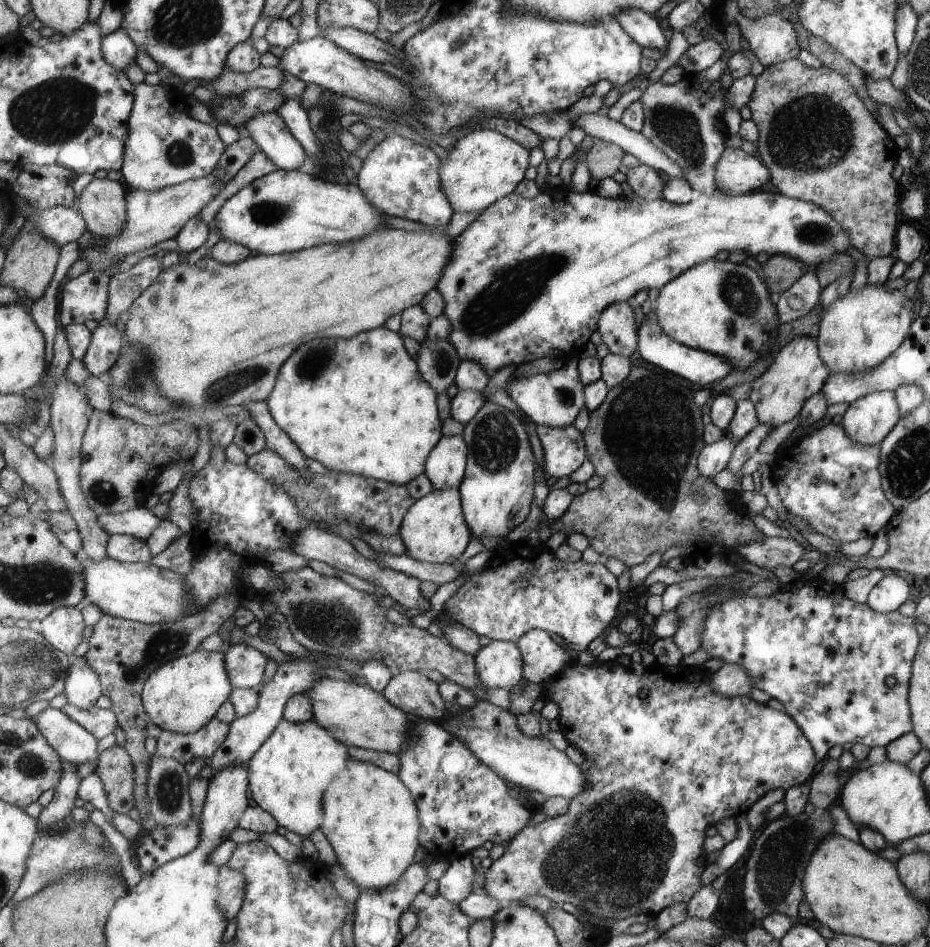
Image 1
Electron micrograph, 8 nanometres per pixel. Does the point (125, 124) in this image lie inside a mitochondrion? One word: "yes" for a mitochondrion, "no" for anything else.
no

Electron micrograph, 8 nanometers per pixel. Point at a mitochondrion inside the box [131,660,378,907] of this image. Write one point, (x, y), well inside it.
(169, 788)

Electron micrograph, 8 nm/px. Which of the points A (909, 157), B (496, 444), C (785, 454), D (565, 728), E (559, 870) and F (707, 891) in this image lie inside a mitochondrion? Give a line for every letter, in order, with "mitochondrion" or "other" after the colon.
A: other
B: mitochondrion
C: other
D: other
E: mitochondrion
F: other

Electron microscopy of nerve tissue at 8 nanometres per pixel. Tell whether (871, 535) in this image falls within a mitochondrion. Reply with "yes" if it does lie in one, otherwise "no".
no

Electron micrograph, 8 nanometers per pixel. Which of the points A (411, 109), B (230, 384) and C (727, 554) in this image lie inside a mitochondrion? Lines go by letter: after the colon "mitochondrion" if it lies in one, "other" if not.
A: other
B: mitochondrion
C: other

